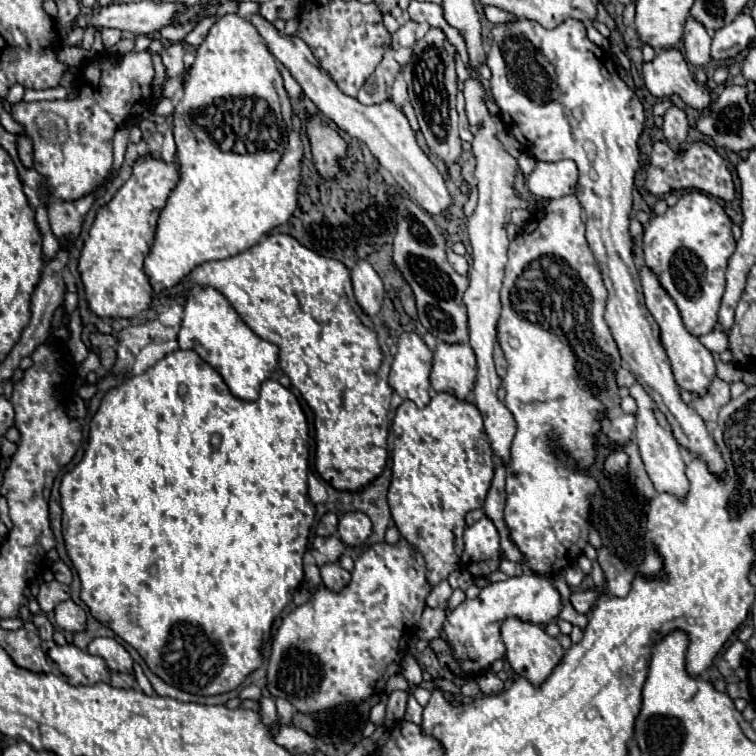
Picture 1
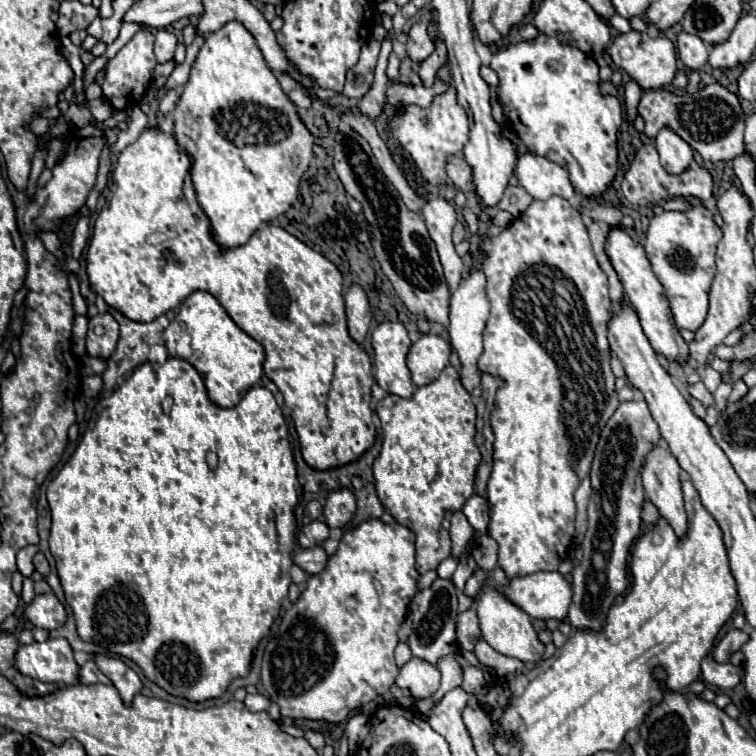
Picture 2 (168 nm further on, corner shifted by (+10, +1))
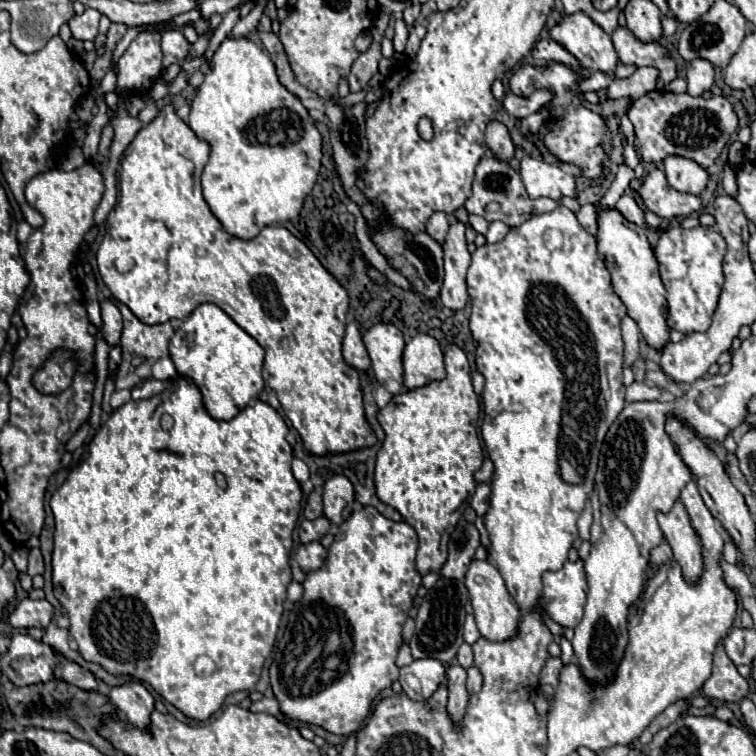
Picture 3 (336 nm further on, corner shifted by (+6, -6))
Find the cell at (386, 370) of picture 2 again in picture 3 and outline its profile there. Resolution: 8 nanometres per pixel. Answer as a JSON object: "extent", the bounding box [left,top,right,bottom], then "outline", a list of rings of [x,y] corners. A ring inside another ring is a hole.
{"extent":[362,324,406,392],"outline":[[[374,324],[362,334],[362,342],[370,354],[376,380],[390,392],[406,392],[402,382],[402,350],[404,336],[394,324]]]}

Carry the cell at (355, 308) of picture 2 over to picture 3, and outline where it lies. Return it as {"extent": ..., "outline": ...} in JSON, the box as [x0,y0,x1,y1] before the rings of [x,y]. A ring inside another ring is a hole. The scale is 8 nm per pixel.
{"extent":[342,322,370,370],"outline":[[[348,322],[348,326],[346,326],[346,336],[342,342],[342,354],[344,354],[346,364],[352,366],[354,370],[368,370],[370,368],[370,358],[368,358],[364,344],[362,344],[360,330],[358,330],[356,322]]]}

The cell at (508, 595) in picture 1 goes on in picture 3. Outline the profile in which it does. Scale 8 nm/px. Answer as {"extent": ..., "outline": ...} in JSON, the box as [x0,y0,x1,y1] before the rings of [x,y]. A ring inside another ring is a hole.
{"extent":[542,560,588,628],"outline":[[[568,560],[564,568],[556,572],[546,572],[542,576],[542,582],[548,616],[564,628],[574,628],[582,618],[582,608],[588,590],[584,560]]]}

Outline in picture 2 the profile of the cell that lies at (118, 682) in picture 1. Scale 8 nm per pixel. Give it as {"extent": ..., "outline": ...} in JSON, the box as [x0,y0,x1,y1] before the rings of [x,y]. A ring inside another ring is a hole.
{"extent":[80,661,110,685],"outline":[[[86,661],[80,667],[80,683],[94,685],[94,683],[110,683],[110,679],[94,665],[94,661]]]}

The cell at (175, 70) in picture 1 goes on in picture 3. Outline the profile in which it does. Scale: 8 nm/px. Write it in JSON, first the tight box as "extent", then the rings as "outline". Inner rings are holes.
{"extent":[162,30,190,68],"outline":[[[166,30],[162,34],[162,52],[164,52],[164,60],[162,66],[168,68],[174,62],[182,62],[188,56],[190,50],[190,42],[184,38],[182,30]]]}

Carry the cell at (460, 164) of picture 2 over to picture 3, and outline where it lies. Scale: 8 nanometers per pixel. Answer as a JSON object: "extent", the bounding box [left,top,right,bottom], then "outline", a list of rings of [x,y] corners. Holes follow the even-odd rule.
{"extent":[466,152,558,226],"outline":[[[490,152],[480,160],[480,164],[476,168],[476,178],[472,184],[472,196],[466,200],[466,210],[470,214],[478,214],[478,216],[486,218],[488,222],[500,220],[508,226],[520,226],[522,222],[532,218],[532,214],[552,212],[556,206],[558,206],[558,202],[554,202],[550,198],[538,198],[538,200],[528,198],[524,184],[520,180],[520,174],[514,172],[514,168],[510,168],[508,162],[500,162],[500,158],[492,158]],[[498,166],[504,170],[494,170]]]}

